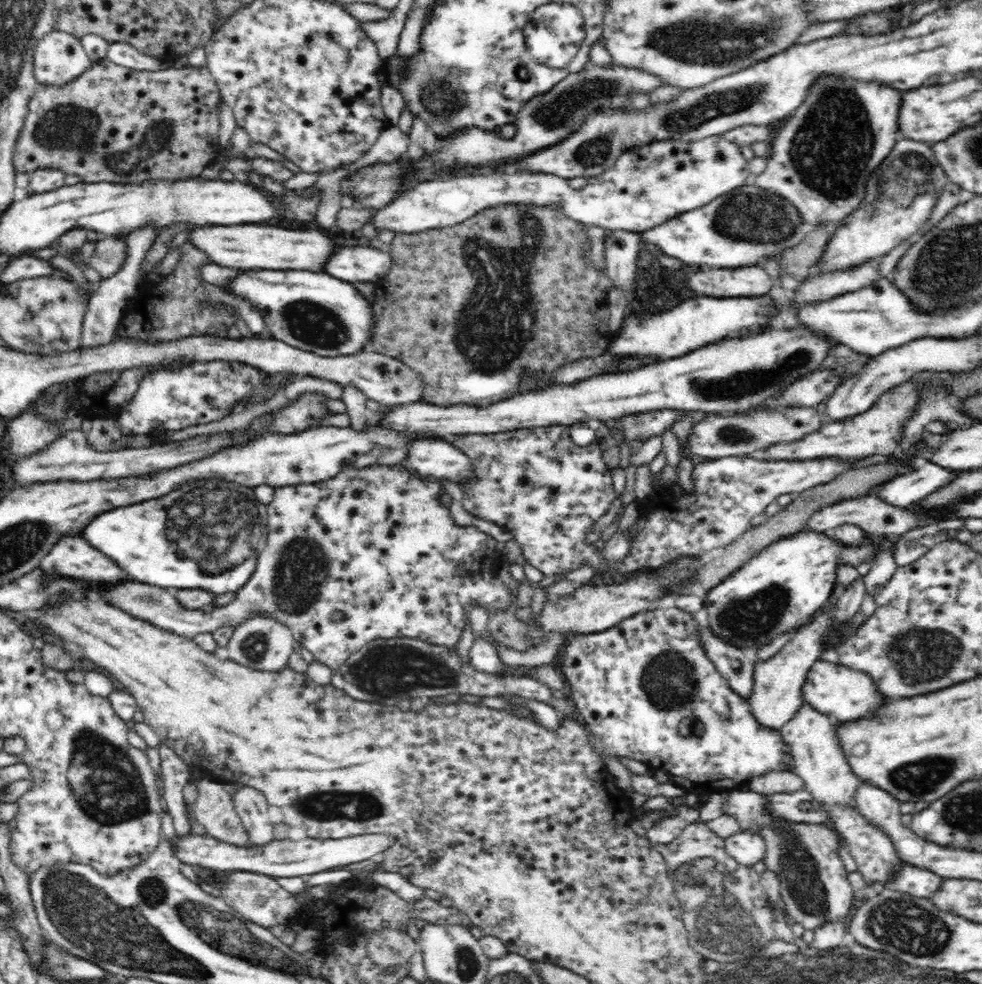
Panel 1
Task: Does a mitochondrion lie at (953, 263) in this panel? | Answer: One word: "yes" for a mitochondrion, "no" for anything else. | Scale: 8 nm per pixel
yes

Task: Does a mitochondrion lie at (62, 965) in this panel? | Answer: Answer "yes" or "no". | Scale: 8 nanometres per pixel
yes

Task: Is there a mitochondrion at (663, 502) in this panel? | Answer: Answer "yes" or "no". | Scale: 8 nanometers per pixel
no

